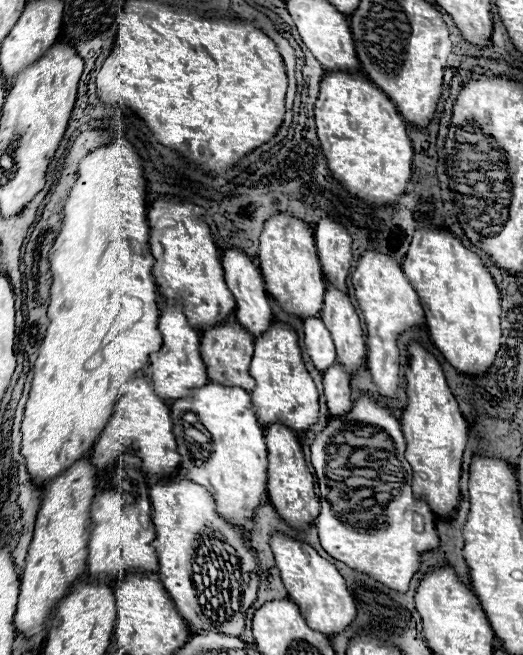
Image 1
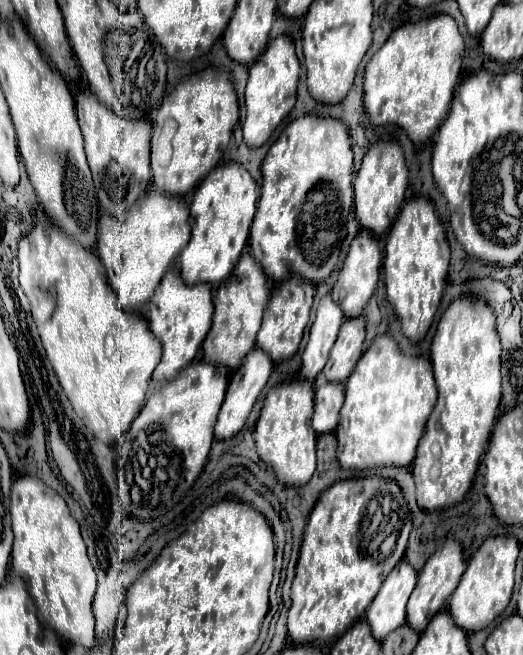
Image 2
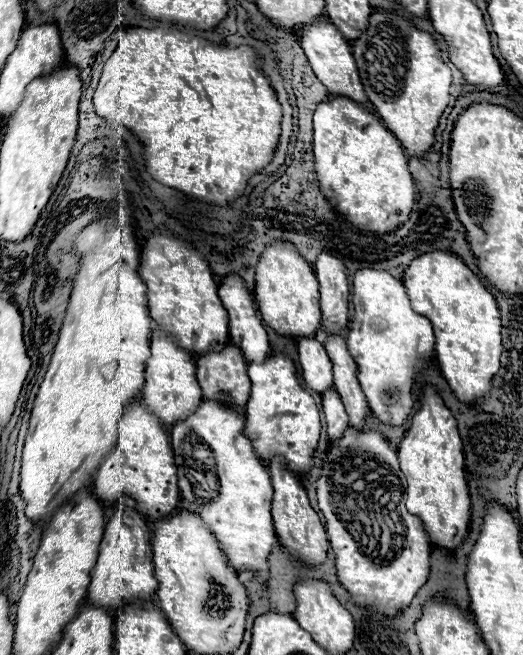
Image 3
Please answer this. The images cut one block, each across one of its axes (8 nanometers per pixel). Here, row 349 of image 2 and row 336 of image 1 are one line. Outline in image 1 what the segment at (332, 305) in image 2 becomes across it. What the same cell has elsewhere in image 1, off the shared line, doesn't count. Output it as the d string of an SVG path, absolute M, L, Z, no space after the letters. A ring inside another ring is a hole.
M318 316L306 318L304 320L304 342L308 348L308 354L314 362L314 366L324 372L328 366L332 366L336 360L336 352L334 352L334 342L332 336L328 332L328 328L324 326L324 322Z

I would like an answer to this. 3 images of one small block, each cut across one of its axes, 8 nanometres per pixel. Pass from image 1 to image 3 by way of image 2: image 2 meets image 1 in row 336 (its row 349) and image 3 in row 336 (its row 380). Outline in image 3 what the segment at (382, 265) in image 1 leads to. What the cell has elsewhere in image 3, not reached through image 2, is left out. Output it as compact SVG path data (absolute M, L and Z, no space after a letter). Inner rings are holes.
M362 268L352 282L354 318L346 336L348 352L358 366L358 382L372 414L390 426L402 426L412 412L414 376L424 370L434 356L434 332L428 318L410 308L406 288L384 270Z

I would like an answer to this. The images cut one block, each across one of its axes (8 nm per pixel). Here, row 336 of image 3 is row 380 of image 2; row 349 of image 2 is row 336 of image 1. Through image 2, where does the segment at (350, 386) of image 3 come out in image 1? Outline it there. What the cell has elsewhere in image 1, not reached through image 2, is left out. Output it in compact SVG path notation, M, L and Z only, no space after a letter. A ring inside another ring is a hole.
M326 284L320 318L332 332L336 344L336 362L340 362L350 374L354 374L366 358L366 344L360 316L350 302L350 296L346 292L340 292L334 284Z

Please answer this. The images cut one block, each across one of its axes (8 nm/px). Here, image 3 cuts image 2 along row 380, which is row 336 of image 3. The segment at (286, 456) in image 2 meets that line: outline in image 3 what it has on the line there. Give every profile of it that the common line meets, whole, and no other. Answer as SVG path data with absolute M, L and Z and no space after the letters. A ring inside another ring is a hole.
M288 242L270 244L256 266L256 304L262 314L262 320L282 336L302 338L314 336L320 326L320 304L318 304L318 282L314 268L292 248Z

